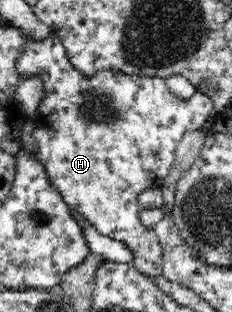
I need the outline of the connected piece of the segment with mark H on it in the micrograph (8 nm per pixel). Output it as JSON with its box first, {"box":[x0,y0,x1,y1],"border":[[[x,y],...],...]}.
{"box":[16,32,215,279],"border":[[[53,32],[40,41],[30,39],[16,62],[16,69],[20,78],[38,76],[42,82],[44,95],[32,116],[38,121],[32,135],[38,148],[36,158],[43,163],[49,183],[63,195],[68,208],[83,215],[99,234],[125,242],[135,252],[133,264],[136,270],[150,279],[161,276],[163,249],[154,230],[147,230],[141,223],[138,196],[142,190],[159,186],[166,178],[174,164],[174,152],[181,137],[204,126],[207,118],[215,113],[214,102],[203,93],[195,93],[187,100],[177,98],[167,88],[164,78],[112,70],[85,76],[71,64],[63,43]]]}

